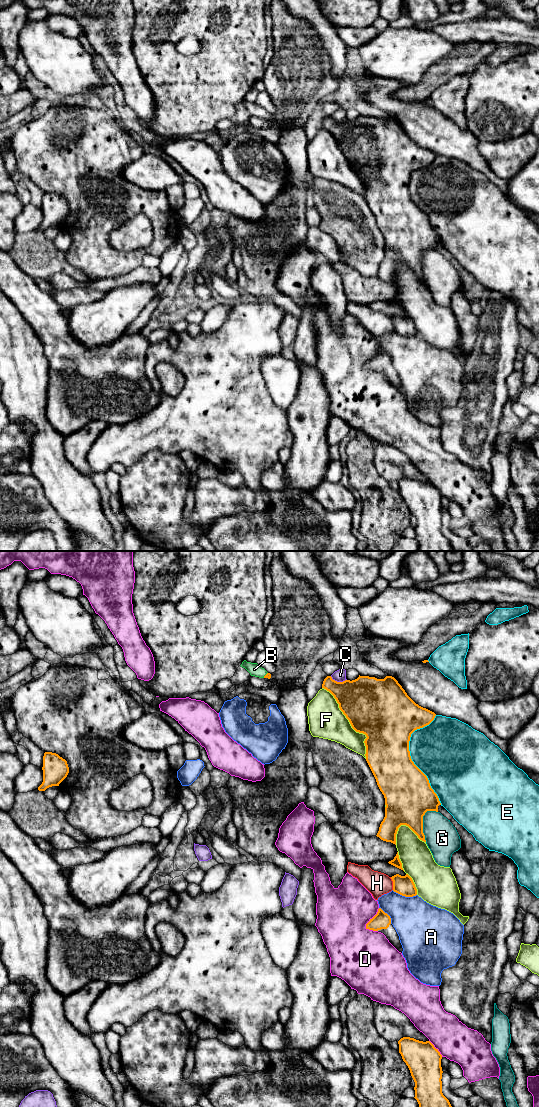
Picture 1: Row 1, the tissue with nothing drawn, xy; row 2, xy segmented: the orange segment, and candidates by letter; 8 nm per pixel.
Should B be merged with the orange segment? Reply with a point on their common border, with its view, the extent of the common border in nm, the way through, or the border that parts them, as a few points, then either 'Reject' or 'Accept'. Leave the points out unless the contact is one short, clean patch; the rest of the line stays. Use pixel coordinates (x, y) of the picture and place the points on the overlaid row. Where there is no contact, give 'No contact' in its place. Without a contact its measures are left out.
Touches orange at xy (265, 675). Shared border 60 nm. Path across: xy (268, 675), (265, 675), (254, 669). Accept

